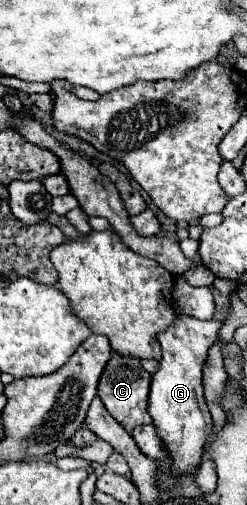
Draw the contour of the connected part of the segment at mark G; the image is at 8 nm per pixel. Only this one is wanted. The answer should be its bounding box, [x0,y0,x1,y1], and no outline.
[149,314,225,474]

